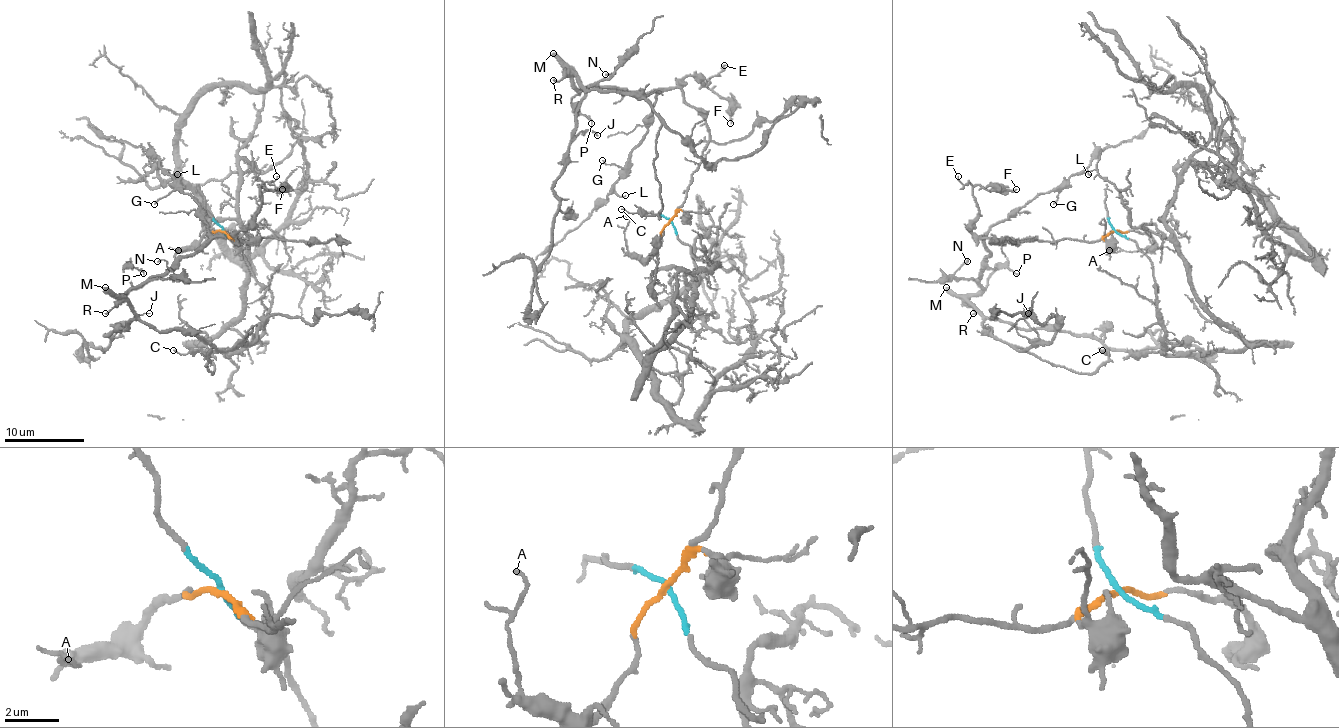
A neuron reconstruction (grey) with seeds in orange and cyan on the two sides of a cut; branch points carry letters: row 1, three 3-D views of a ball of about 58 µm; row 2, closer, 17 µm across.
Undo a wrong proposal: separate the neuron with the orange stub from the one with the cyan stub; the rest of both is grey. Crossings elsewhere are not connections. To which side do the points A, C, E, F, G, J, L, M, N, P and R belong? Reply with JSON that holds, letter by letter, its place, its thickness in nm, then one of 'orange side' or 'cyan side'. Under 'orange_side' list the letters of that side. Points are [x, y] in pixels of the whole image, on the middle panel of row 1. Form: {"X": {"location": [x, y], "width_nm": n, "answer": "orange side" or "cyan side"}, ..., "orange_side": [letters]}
{"A": {"location": [626, 216], "width_nm": 110, "answer": "orange side"}, "C": {"location": [621, 209], "width_nm": 100, "answer": "orange side"}, "E": {"location": [724, 65], "width_nm": 90, "answer": "orange side"}, "F": {"location": [730, 123], "width_nm": 140, "answer": "orange side"}, "G": {"location": [602, 160], "width_nm": 120, "answer": "orange side"}, "J": {"location": [597, 135], "width_nm": 120, "answer": "orange side"}, "L": {"location": [625, 195], "width_nm": 110, "answer": "orange side"}, "M": {"location": [553, 53], "width_nm": 440, "answer": "orange side"}, "N": {"location": [605, 74], "width_nm": 110, "answer": "orange side"}, "P": {"location": [591, 123], "width_nm": 130, "answer": "orange side"}, "R": {"location": [553, 80], "width_nm": 130, "answer": "orange side"}, "orange_side": ["A", "C", "E", "F", "G", "J", "L", "M", "N", "P", "R"]}

